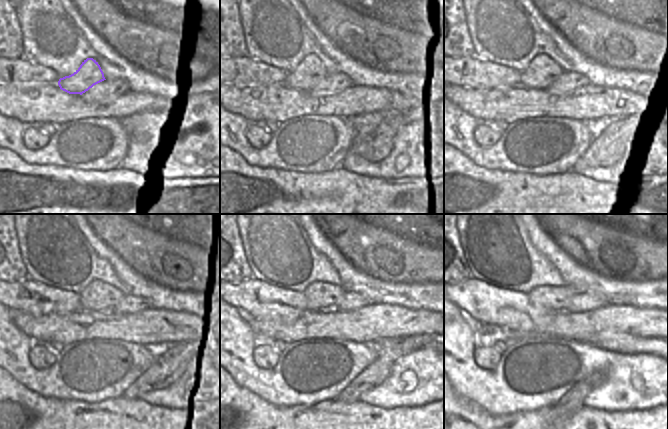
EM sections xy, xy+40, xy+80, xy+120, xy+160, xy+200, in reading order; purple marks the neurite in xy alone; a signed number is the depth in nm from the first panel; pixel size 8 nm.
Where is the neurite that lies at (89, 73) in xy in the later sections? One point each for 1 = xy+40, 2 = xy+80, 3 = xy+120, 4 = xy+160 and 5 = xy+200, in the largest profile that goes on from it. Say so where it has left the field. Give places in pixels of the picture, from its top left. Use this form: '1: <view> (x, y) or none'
1: xy+40 (311, 71)
2: xy+80 (542, 72)
3: xy+120 (98, 295)
4: xy+160 (320, 295)
5: xy+200 (555, 298)

